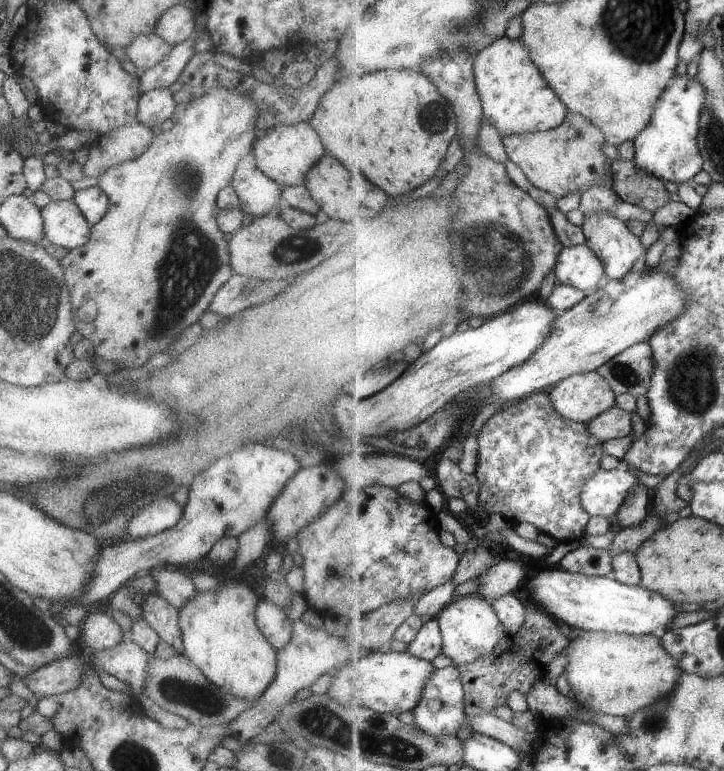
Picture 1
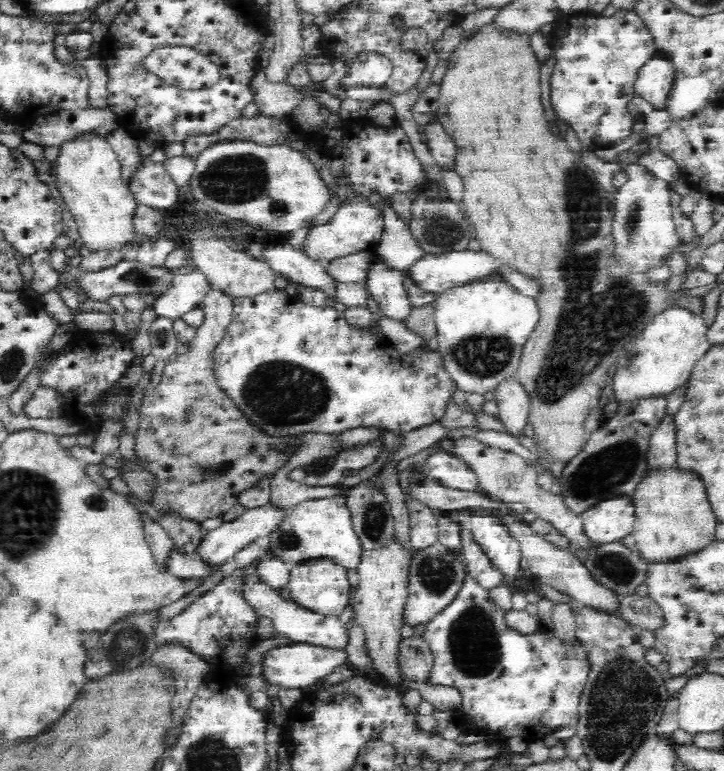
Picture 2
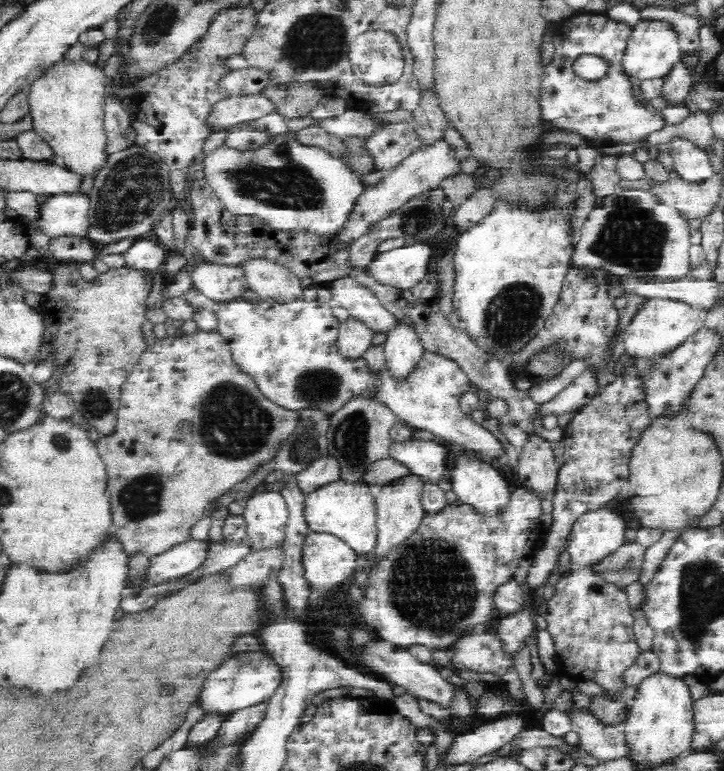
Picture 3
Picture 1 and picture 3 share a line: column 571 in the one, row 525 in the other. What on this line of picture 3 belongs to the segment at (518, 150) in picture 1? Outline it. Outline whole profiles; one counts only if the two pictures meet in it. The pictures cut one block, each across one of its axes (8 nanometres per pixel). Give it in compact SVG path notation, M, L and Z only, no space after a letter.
M197 330L191 335L182 334L158 339L153 346L148 347L140 355L138 362L123 382L120 406L118 406L116 424L112 434L99 436L96 440L96 446L100 458L104 461L107 474L106 492L111 506L112 528L126 554L130 556L140 554L150 558L190 539L190 528L204 517L206 505L228 492L232 486L242 482L244 478L248 478L264 461L270 460L276 454L278 446L294 432L296 426L298 426L298 412L278 406L260 393L254 377L240 370L231 355L229 344L217 330L210 332Z

